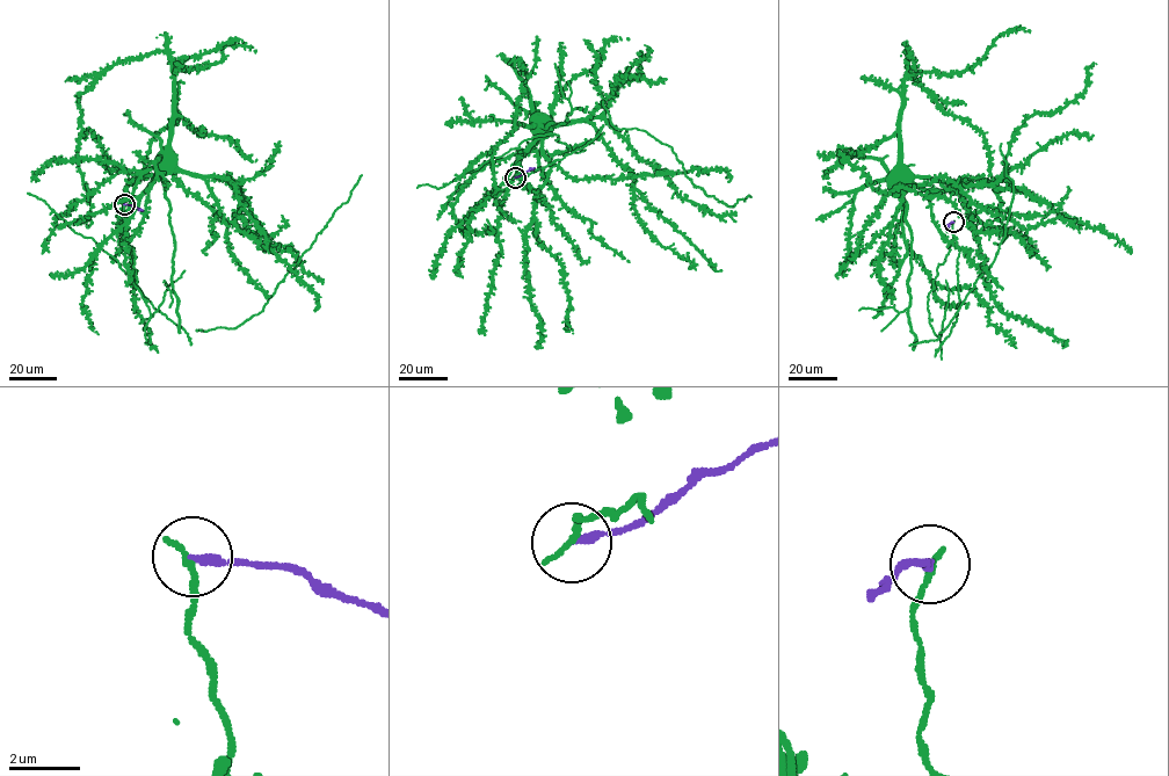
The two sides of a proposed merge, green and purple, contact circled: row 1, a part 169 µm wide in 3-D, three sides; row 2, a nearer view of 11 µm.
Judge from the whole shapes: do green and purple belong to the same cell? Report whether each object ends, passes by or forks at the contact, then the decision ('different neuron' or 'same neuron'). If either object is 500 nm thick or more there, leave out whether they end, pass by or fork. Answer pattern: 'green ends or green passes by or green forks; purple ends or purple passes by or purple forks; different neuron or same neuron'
green ends; purple ends; different neuron

